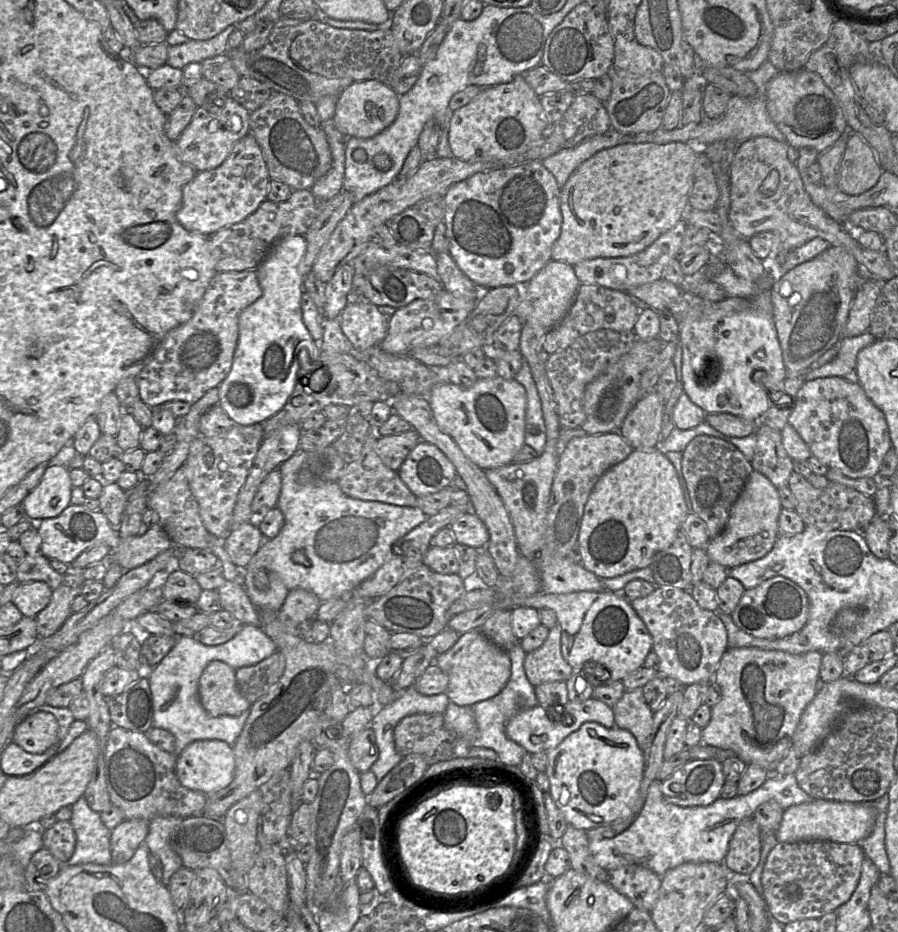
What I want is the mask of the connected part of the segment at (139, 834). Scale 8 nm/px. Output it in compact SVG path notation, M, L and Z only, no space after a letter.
M124 819L111 833L110 849L113 864L129 861L136 849L144 843L149 822L143 819Z

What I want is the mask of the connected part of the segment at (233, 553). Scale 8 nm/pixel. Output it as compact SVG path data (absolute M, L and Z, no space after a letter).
M243 523L224 540L224 549L237 567L246 567L265 541L256 523Z

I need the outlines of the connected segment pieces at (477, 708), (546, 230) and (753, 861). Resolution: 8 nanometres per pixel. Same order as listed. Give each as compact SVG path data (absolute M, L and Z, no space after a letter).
M518 643L508 651L508 654L511 662L511 676L506 686L495 697L471 706L478 727L478 737L473 741L472 747L491 749L497 753L502 765L519 767L527 751L507 737L506 723L520 711L536 707L539 703L536 698L535 687L530 684L524 670L524 660L527 653Z
M537 160L477 172L451 185L443 196L448 253L478 288L526 285L551 260L552 246L560 235L560 189L554 176Z
M754 818L737 826L728 847L724 865L731 874L749 876L760 861L761 831Z

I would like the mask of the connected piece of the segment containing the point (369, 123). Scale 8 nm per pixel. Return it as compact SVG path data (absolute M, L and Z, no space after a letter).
M370 79L354 82L337 96L332 123L345 137L371 138L389 127L399 111L399 96L382 82Z

